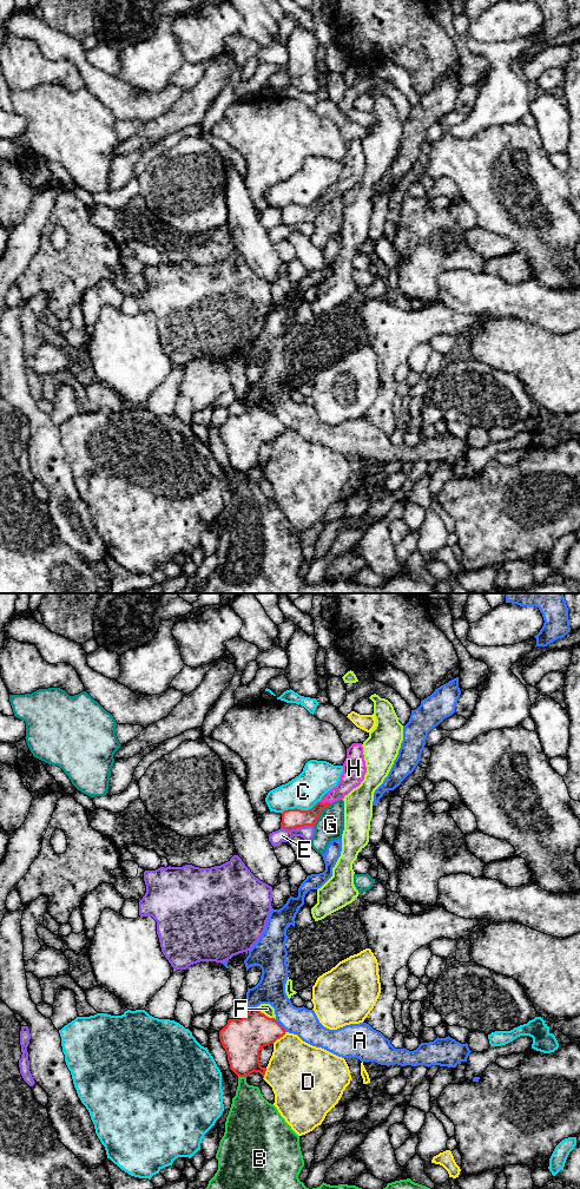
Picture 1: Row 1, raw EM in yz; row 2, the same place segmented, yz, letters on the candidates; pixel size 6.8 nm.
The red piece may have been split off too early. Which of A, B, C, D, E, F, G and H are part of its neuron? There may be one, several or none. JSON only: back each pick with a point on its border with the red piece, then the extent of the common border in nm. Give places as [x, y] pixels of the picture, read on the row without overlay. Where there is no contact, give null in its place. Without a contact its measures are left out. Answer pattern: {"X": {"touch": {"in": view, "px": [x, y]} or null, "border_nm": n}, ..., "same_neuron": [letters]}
{"H": {"touch": {"in": "yz", "px": [323, 194]}, "border_nm": 100}, "same_neuron": ["H"]}

